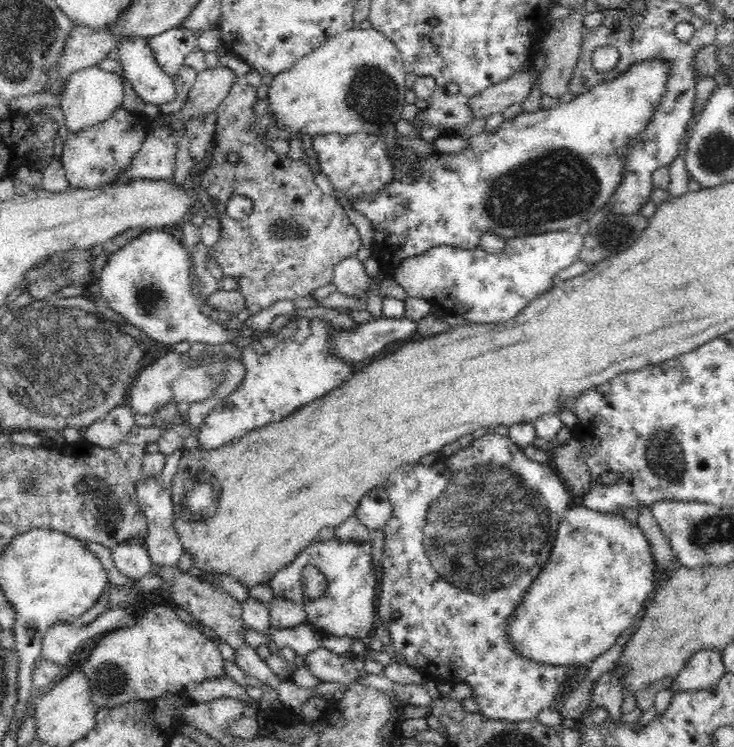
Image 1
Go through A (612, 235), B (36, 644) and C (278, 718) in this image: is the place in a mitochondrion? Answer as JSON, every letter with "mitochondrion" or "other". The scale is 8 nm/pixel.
{"A":"mitochondrion","B":"other","C":"other"}

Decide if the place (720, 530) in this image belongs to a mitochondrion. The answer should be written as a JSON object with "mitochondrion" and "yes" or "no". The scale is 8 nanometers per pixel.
{"mitochondrion":"yes"}

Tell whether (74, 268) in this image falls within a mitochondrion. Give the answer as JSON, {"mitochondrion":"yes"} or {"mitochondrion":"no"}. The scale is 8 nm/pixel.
{"mitochondrion":"yes"}

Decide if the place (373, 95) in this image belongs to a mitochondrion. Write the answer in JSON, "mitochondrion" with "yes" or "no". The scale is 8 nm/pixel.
{"mitochondrion":"yes"}

